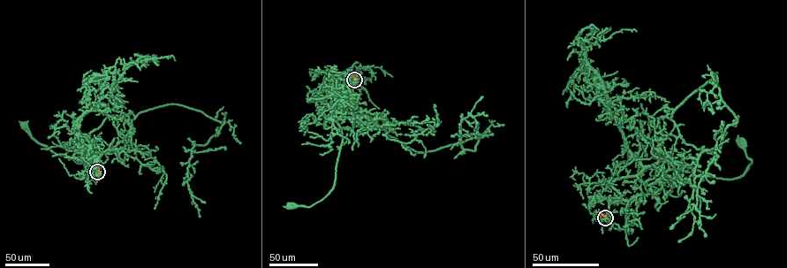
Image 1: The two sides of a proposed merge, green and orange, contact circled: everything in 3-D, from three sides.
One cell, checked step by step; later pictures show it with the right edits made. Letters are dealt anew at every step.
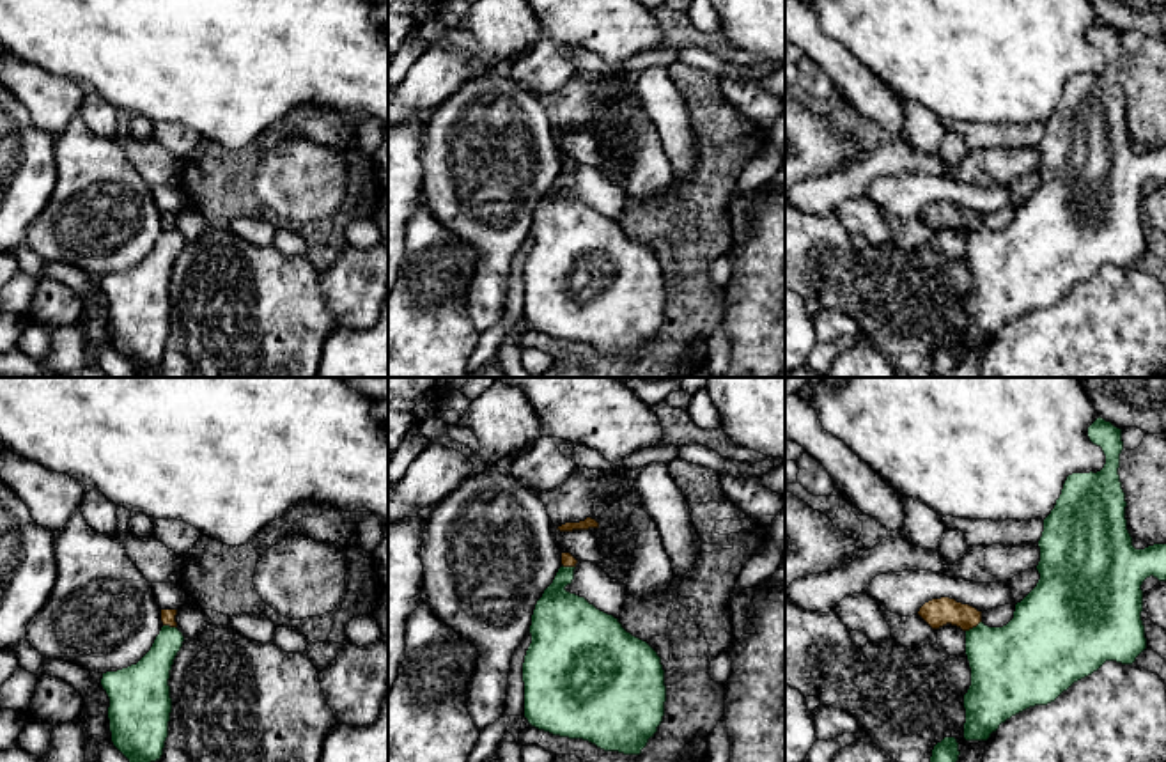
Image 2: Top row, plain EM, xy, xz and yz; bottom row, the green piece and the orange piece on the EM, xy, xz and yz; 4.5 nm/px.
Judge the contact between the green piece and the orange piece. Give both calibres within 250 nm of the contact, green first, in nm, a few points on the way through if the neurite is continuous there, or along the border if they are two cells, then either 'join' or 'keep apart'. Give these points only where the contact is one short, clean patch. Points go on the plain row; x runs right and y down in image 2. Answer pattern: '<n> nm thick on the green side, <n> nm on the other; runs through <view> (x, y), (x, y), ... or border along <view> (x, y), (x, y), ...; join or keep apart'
380 nm thick on the green side, 130 nm on the other; border along yz (980, 224), (966, 234); keep apart

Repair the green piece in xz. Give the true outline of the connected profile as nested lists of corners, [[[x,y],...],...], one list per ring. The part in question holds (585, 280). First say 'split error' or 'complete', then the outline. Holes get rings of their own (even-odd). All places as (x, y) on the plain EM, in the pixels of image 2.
complete; [[[562,168],[533,213],[532,246],[523,266],[525,321],[532,330],[553,338],[583,342],[604,354],[640,358],[665,319],[666,289],[661,260],[647,245],[627,236],[618,222],[565,193],[574,183],[574,172]]]

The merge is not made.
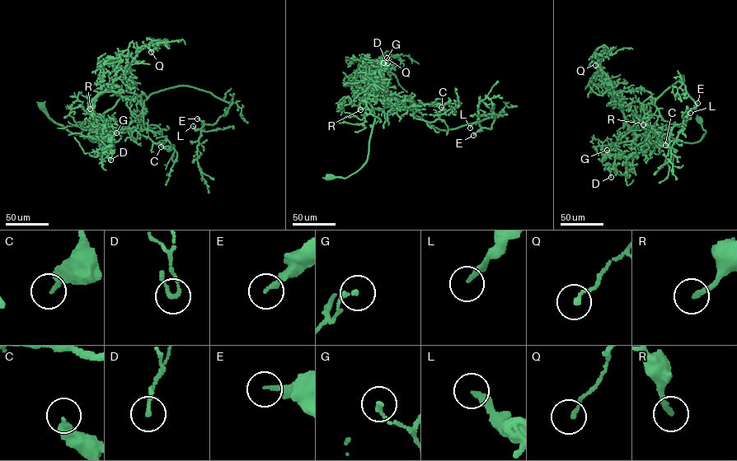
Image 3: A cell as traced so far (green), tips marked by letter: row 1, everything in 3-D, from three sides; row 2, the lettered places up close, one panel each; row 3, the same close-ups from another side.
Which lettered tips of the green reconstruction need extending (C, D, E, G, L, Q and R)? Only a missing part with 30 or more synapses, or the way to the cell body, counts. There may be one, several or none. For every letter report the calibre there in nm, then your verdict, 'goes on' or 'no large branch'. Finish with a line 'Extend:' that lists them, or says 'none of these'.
C: 280 nm | no large branch
D: 190 nm | no large branch
E: 190 nm | no large branch
G: 170 nm | no large branch
L: 240 nm | goes on
Q: 160 nm | no large branch
R: 220 nm | goes on
Extend: L, R

